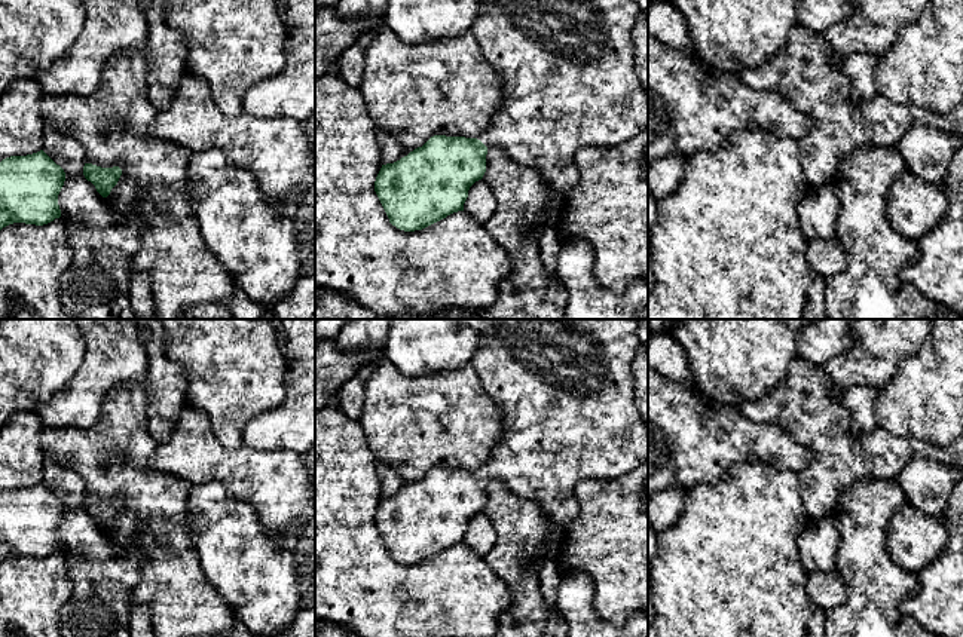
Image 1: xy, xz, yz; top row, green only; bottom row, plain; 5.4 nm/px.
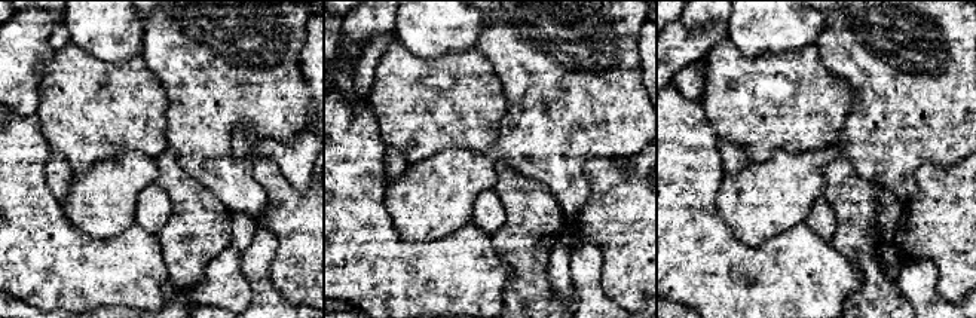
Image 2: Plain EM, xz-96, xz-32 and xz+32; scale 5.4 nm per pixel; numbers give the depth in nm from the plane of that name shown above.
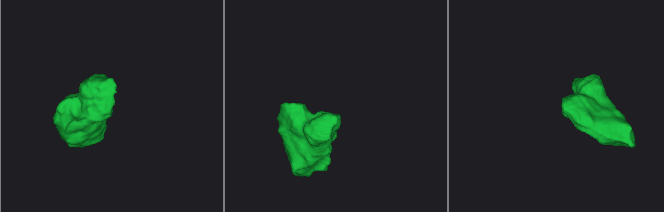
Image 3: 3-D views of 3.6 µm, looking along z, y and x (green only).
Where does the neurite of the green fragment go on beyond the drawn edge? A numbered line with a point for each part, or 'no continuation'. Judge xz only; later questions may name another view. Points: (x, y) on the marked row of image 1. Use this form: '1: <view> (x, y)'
1: xz (568, 66)

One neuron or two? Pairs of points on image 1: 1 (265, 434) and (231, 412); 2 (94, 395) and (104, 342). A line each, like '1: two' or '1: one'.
1: two
2: one

